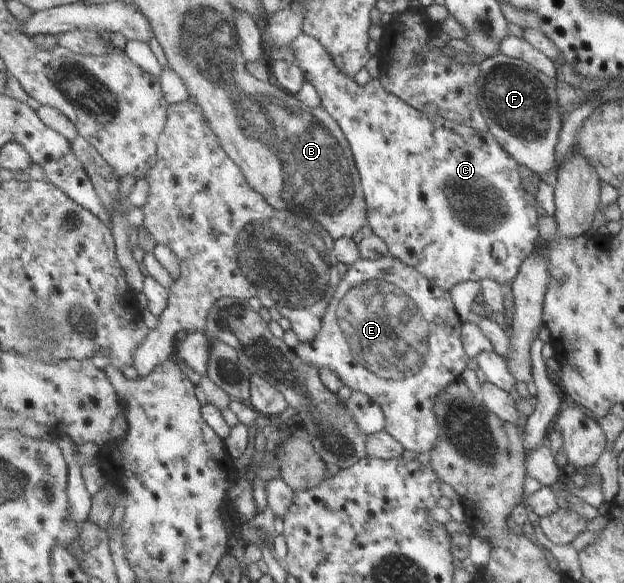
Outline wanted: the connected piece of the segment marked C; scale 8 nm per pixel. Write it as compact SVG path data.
M303 33L292 45L306 82L316 87L322 108L340 124L359 172L367 203L366 224L373 235L384 242L388 254L416 269L424 279L446 293L460 282L489 279L500 286L510 283L520 264L534 251L539 217L534 195L520 183L522 174L516 169L516 161L496 139L487 131L474 131L443 117L428 117L387 92L378 78L362 87L357 85L353 78L340 73L319 39Z

